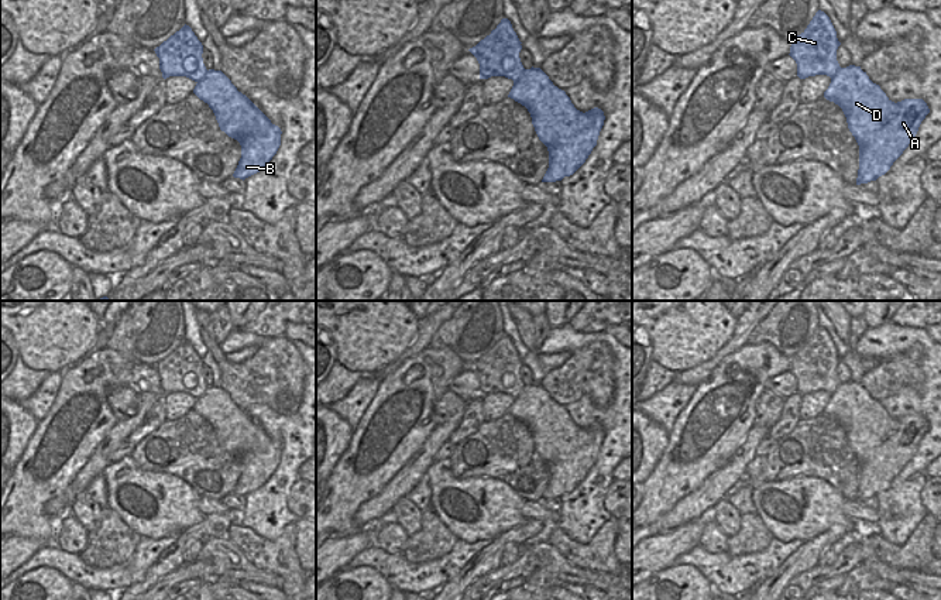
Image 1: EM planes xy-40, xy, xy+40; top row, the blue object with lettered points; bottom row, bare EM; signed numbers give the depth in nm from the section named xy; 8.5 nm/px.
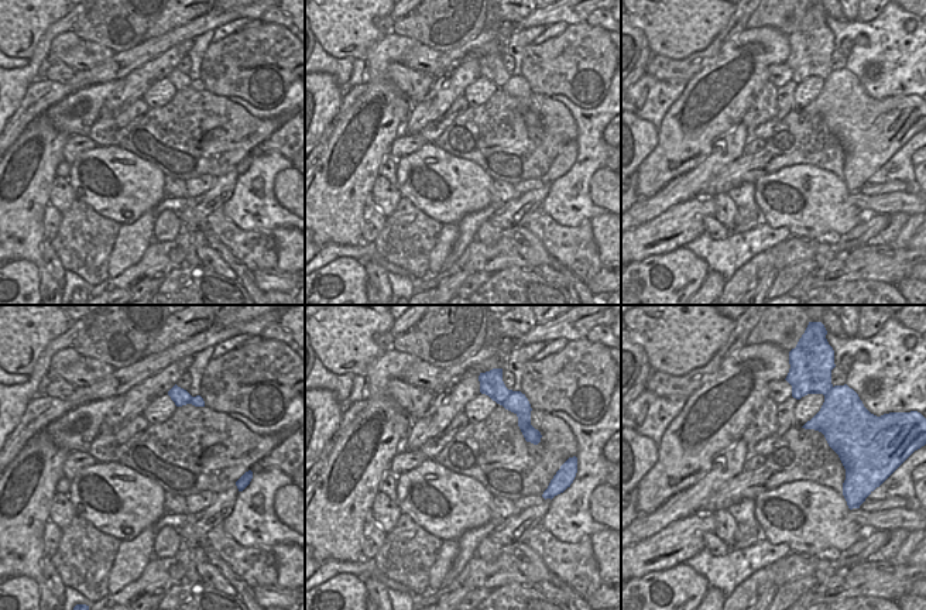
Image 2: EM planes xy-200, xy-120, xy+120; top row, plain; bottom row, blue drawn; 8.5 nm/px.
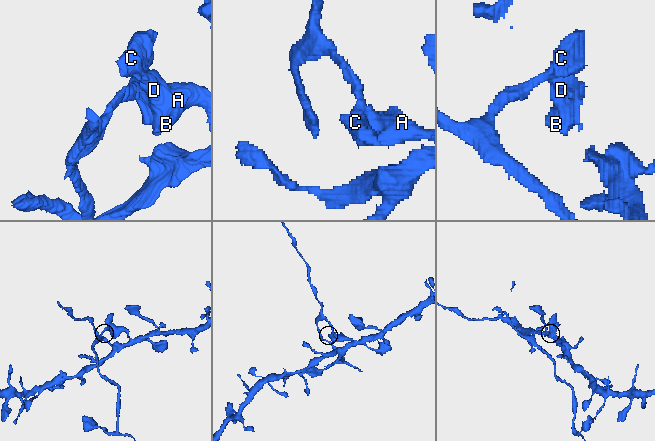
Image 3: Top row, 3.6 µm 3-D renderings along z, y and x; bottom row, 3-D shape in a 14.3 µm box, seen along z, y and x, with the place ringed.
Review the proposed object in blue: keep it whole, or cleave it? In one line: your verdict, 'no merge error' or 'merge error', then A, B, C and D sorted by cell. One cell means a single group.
merge error; groups A B D / C

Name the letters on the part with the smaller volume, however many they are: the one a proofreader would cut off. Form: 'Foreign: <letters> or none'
Foreign: C

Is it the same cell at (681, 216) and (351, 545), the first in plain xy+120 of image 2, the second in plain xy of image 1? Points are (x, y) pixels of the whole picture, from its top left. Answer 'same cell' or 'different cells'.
same cell

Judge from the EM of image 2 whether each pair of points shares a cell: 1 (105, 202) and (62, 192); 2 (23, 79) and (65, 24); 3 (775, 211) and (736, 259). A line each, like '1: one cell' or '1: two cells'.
1: two cells
2: one cell
3: two cells

